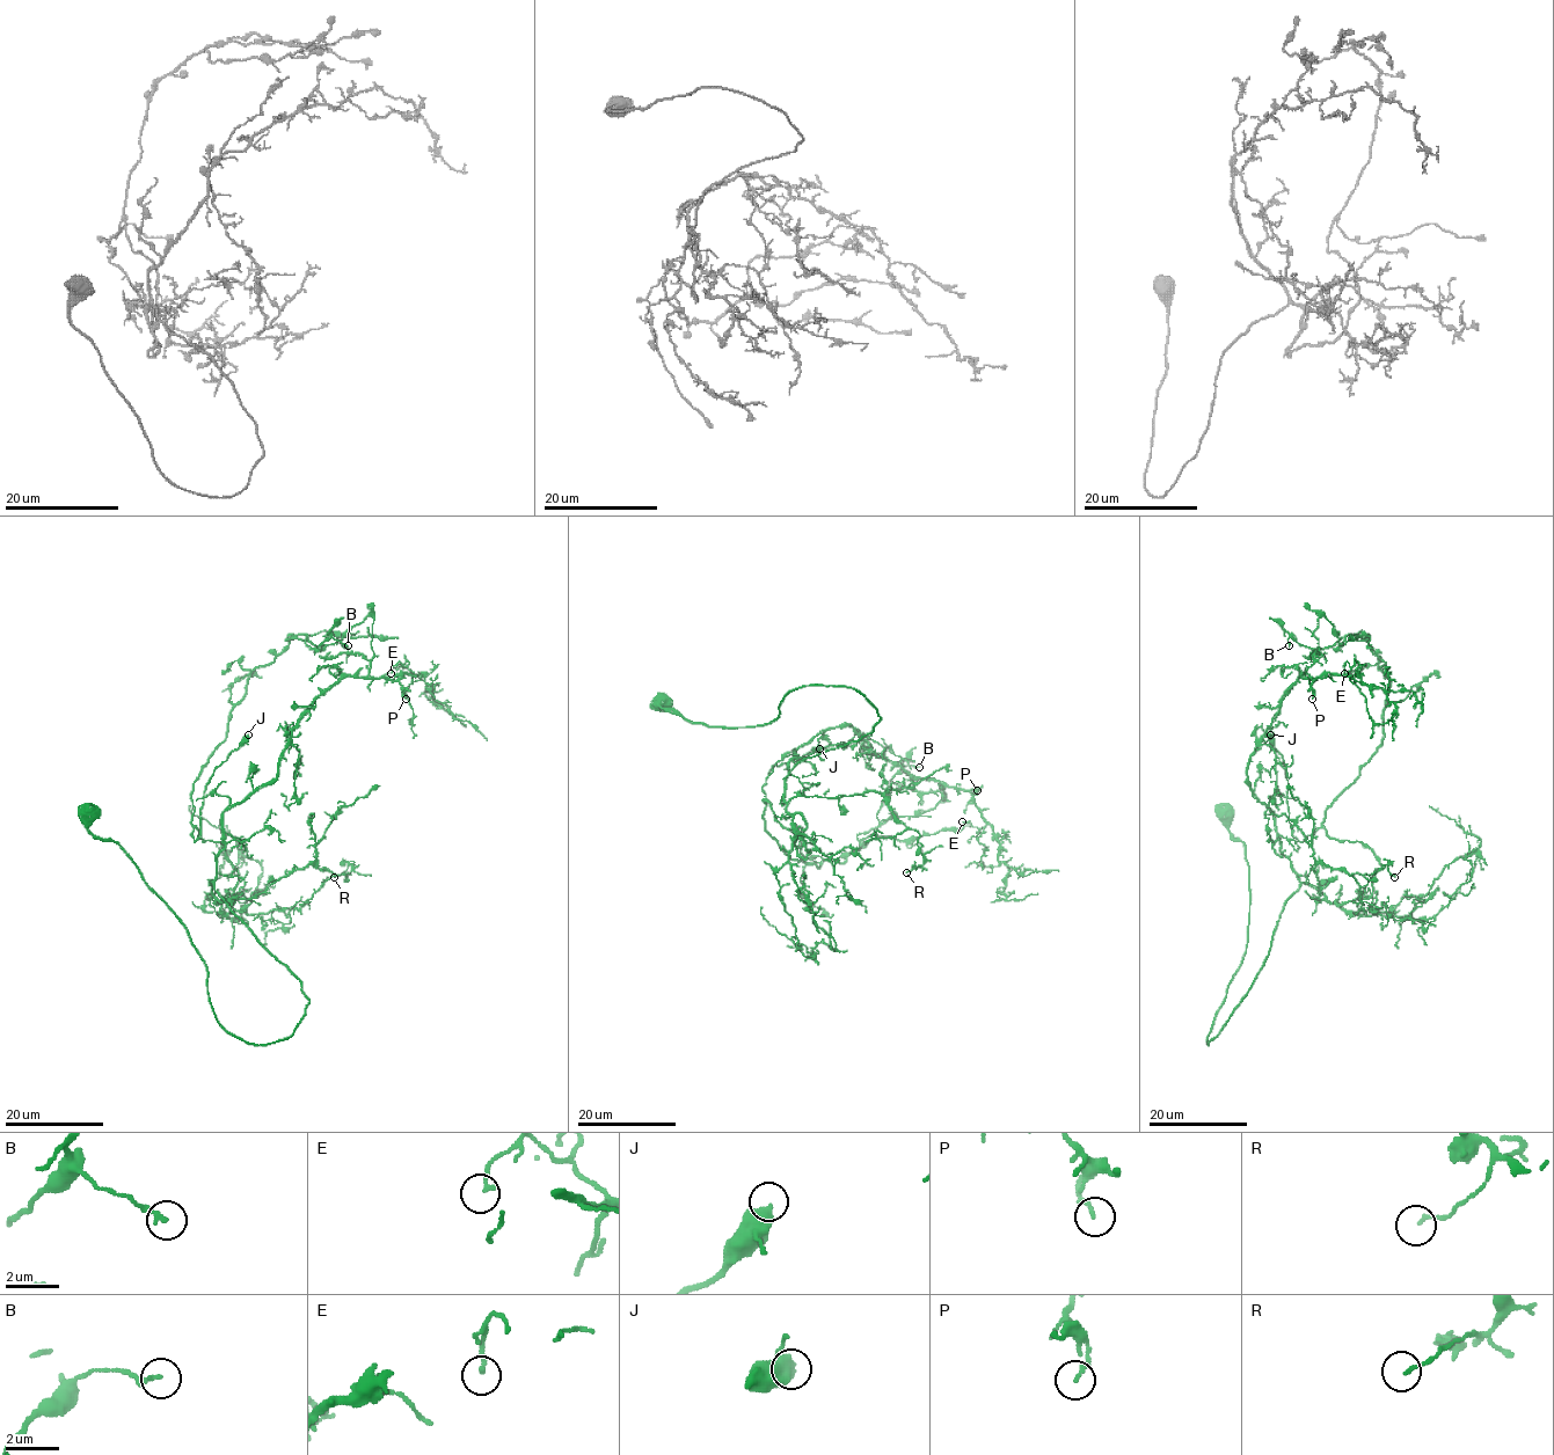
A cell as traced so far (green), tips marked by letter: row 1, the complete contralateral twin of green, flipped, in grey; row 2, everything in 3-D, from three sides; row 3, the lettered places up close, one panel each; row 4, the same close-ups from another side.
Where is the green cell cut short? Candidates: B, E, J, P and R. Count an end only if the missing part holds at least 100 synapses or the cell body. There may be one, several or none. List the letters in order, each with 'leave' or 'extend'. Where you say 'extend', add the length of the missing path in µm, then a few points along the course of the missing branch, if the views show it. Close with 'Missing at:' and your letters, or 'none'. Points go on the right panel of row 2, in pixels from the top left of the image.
B: leave
E: leave
J: leave
P: leave
R: leave
Missing at: none

